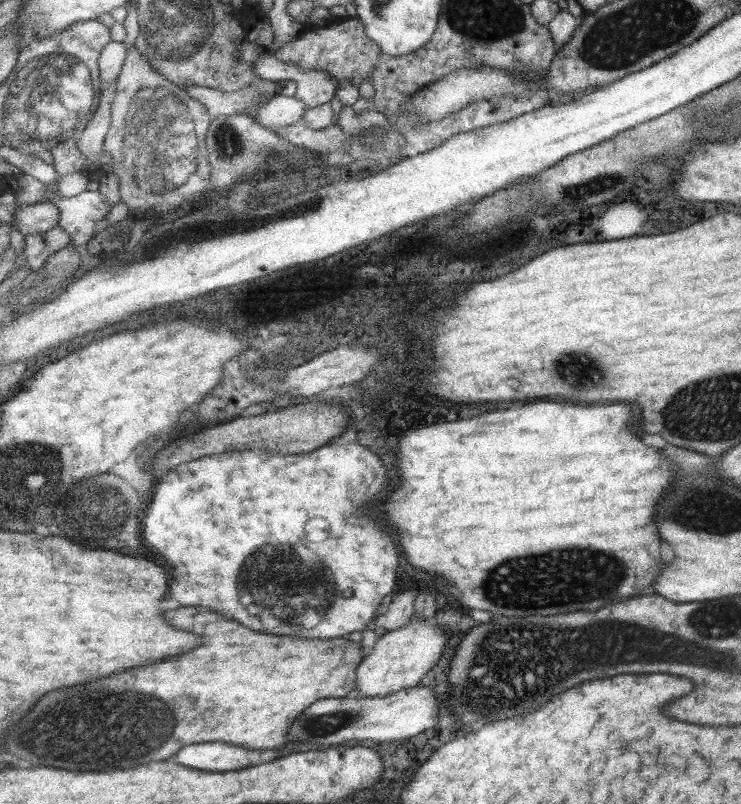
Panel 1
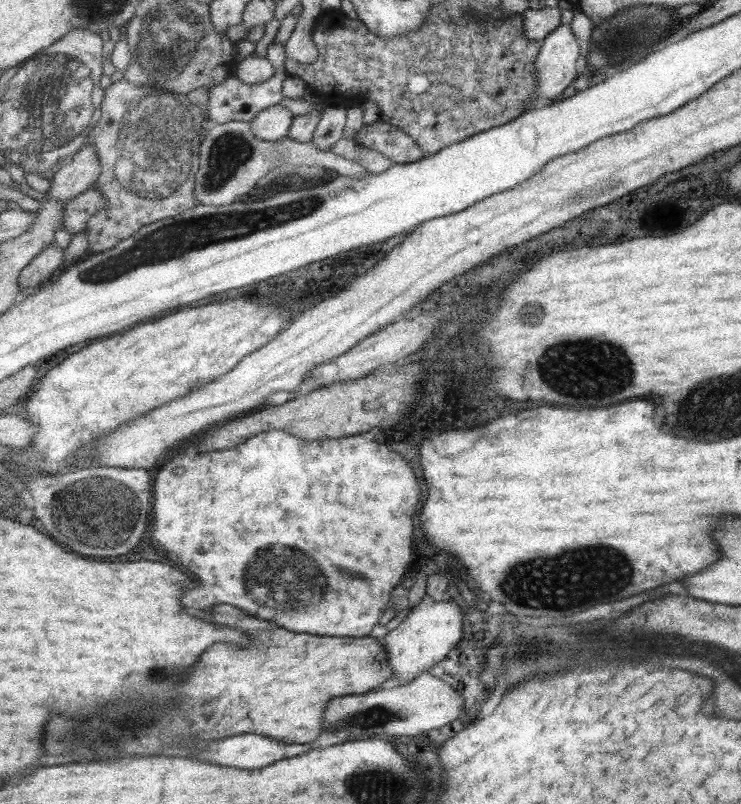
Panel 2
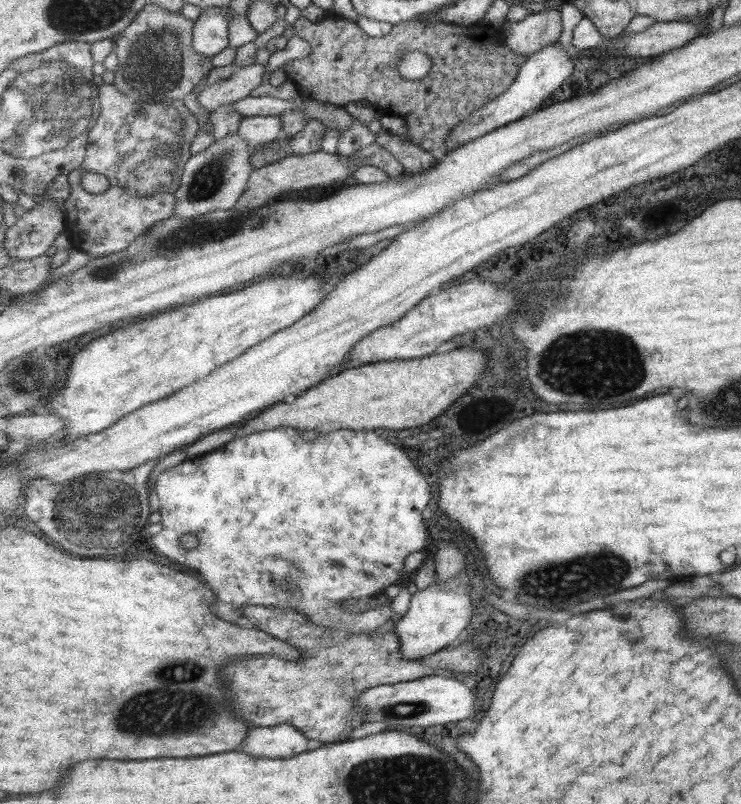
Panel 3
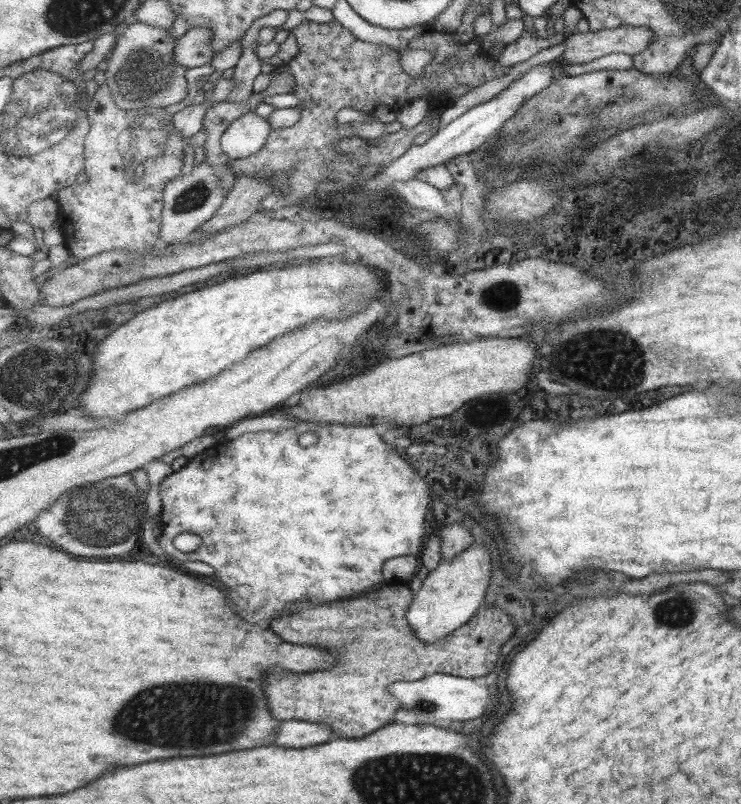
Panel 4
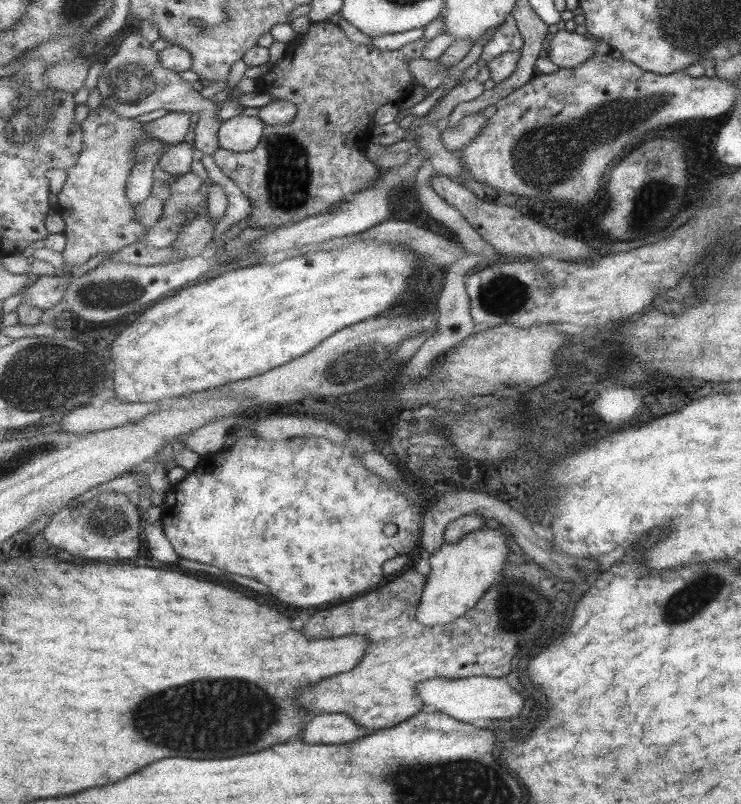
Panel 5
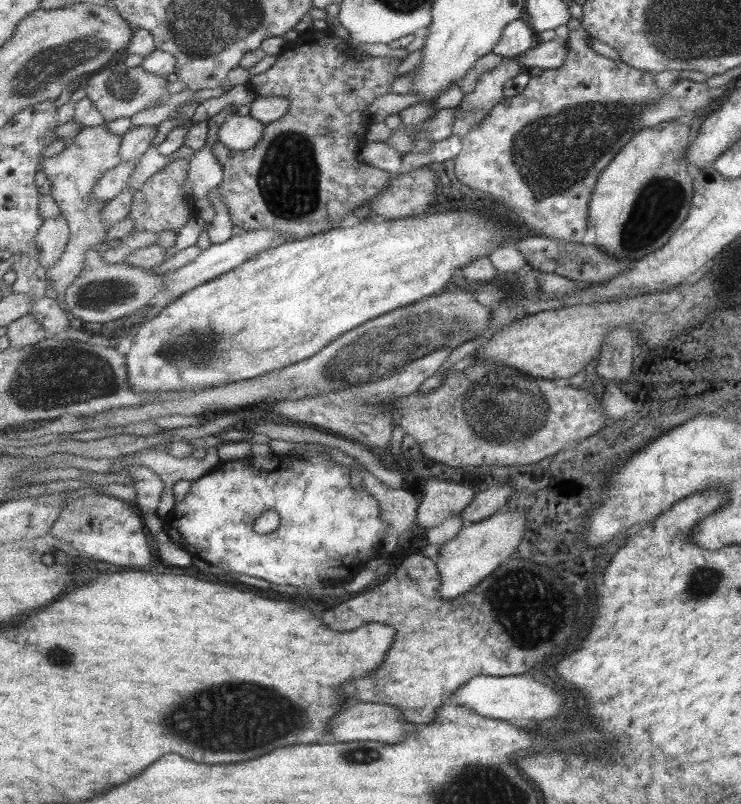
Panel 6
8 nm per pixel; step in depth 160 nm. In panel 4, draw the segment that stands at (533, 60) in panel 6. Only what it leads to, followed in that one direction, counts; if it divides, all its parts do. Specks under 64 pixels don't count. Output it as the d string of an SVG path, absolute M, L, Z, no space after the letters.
M619 26L565 37L561 59L565 64L585 64L602 56L621 53L633 57L651 45L653 34L647 28Z

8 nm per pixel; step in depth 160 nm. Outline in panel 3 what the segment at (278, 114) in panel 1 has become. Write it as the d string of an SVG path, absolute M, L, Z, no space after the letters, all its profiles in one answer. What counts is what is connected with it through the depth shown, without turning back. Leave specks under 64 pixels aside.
M281 116L245 117L239 133L251 146L267 144L278 140L283 135Z

